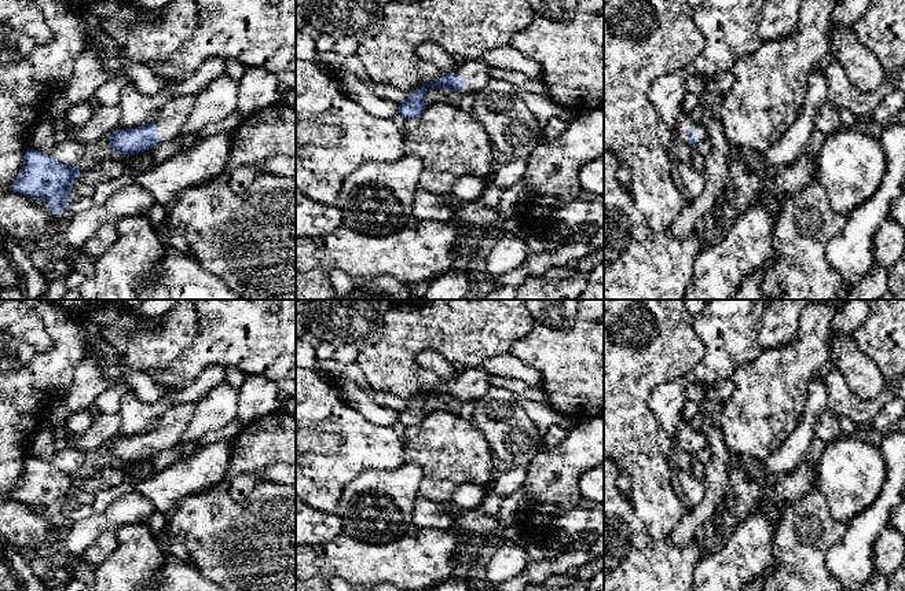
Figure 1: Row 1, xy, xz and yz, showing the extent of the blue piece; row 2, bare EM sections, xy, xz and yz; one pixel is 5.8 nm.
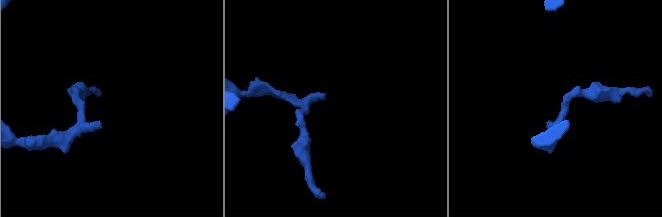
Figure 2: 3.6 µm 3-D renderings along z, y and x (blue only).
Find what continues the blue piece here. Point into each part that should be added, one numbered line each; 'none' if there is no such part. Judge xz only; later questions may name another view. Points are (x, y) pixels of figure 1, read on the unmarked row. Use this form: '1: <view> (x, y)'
1: xz (477, 381)

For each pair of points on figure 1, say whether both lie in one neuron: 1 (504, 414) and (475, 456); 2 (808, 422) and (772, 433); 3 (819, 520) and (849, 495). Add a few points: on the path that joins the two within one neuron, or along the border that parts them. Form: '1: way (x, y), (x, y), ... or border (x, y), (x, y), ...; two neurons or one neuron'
1: border (471, 421), (483, 435), (497, 462); two neurons
2: border (808, 396), (795, 429), (775, 451); two neurons
3: border (816, 487), (823, 495), (830, 514), (843, 524); two neurons

